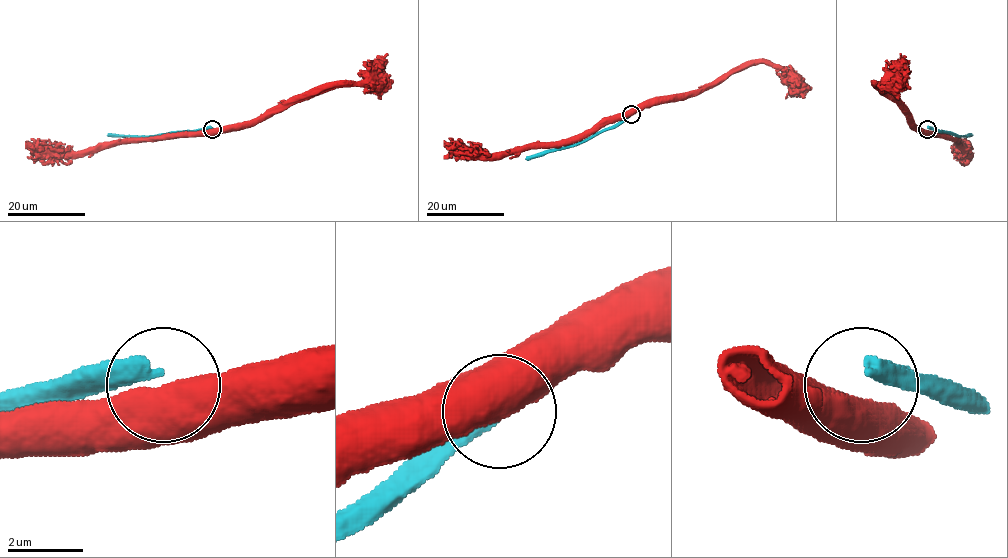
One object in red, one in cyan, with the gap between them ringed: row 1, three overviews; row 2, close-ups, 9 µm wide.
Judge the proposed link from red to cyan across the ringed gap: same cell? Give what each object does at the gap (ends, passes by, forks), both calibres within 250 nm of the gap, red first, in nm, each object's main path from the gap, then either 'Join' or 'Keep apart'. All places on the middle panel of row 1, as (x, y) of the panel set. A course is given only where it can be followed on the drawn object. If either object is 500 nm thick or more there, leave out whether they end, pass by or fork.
Thickness 750 nm (red) against 400 nm. Course of red: (630, 114), (680, 99), (759, 62), (777, 64), (806, 88). Course of cyan: (630, 115), (576, 143), (548, 149), (525, 159). Keep apart

